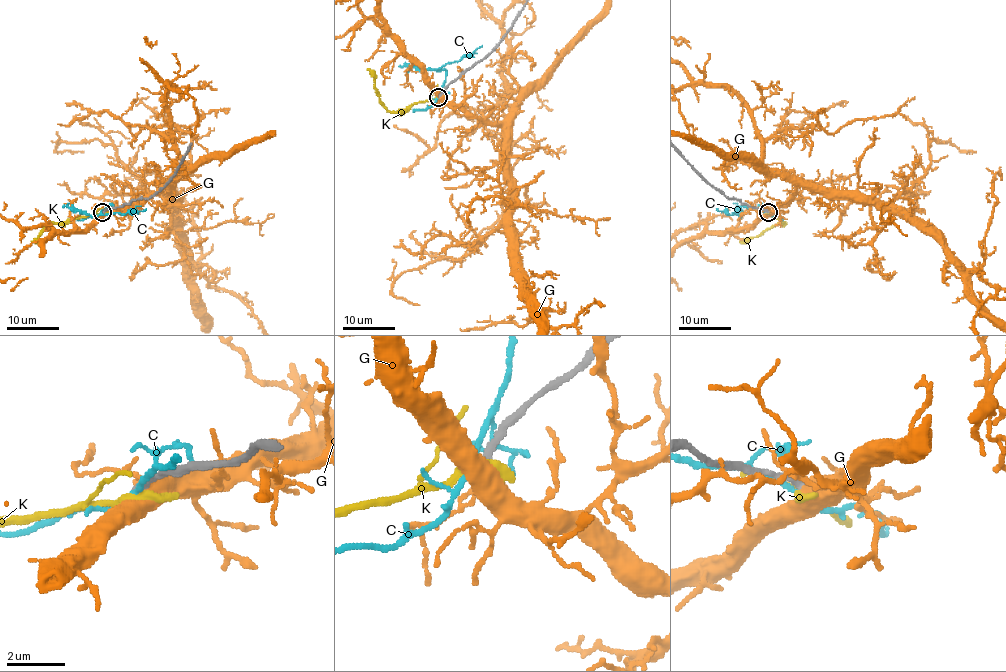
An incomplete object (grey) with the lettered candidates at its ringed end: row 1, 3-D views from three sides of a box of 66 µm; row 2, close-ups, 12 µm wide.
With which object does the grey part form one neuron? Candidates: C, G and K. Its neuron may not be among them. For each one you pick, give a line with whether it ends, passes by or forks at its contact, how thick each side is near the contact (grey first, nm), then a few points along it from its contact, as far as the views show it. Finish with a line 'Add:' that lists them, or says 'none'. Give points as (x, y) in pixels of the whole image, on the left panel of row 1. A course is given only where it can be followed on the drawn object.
Add: none

